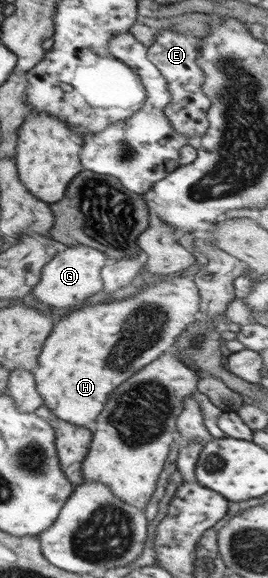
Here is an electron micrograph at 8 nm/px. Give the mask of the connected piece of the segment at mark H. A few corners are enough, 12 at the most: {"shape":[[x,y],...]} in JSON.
{"shape":[[192,276],[61,317],[43,404],[97,427],[109,393],[195,322]]}

